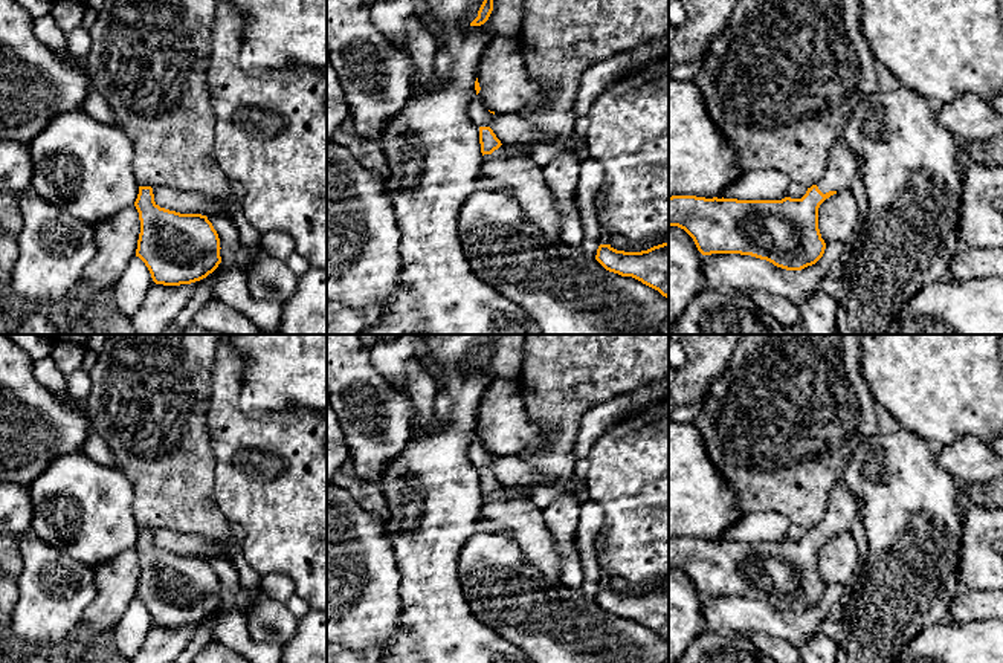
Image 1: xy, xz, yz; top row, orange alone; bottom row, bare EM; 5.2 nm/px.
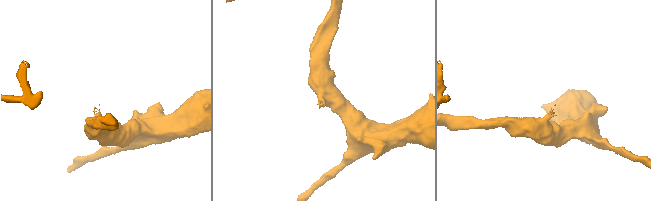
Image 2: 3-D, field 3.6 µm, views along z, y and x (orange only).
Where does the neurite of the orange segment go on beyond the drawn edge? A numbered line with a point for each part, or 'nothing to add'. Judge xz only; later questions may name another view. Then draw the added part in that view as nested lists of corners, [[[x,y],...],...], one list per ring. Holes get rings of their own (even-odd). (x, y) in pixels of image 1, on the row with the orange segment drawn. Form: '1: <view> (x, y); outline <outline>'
nothing to add

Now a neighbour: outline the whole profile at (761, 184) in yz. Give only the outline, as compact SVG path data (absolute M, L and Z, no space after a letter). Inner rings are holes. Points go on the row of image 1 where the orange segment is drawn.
M774 170L745 171L724 191L724 199L782 200L786 197L789 179Z

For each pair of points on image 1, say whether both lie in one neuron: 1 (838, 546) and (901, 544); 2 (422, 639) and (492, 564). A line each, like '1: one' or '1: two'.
1: two
2: two

